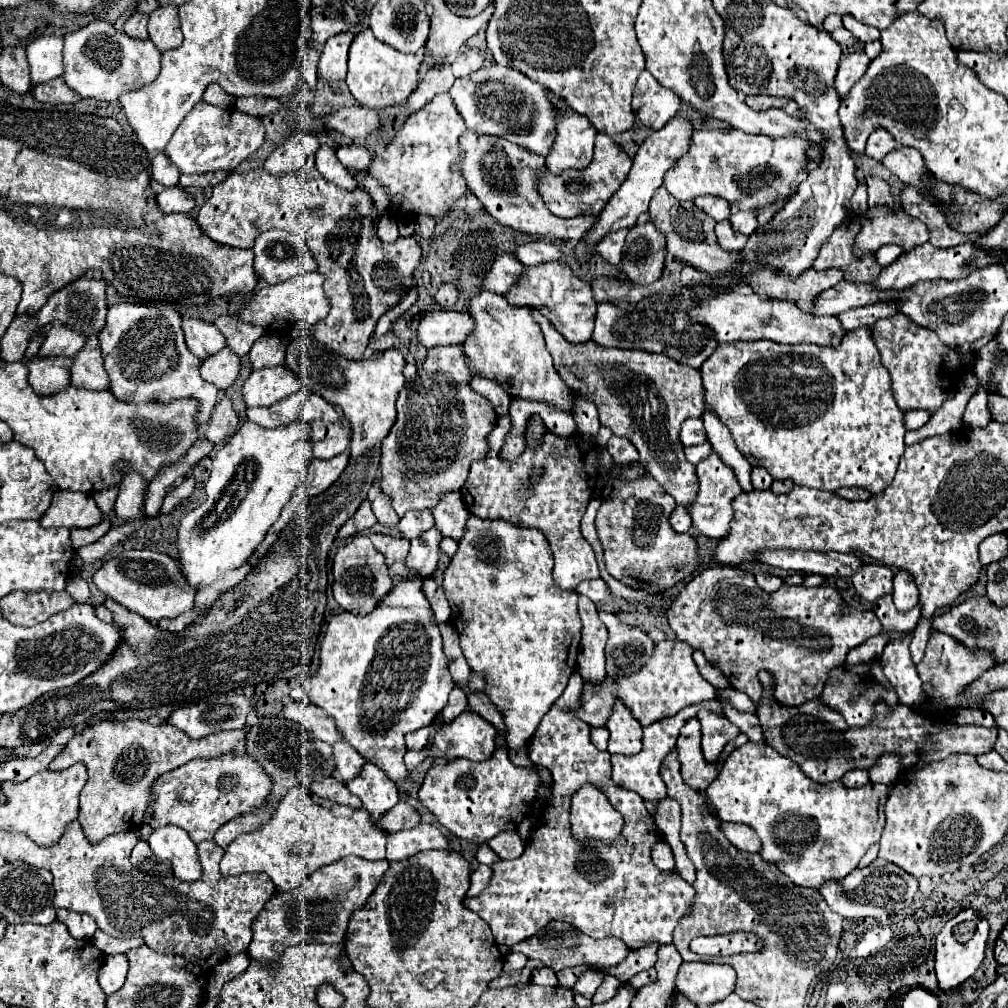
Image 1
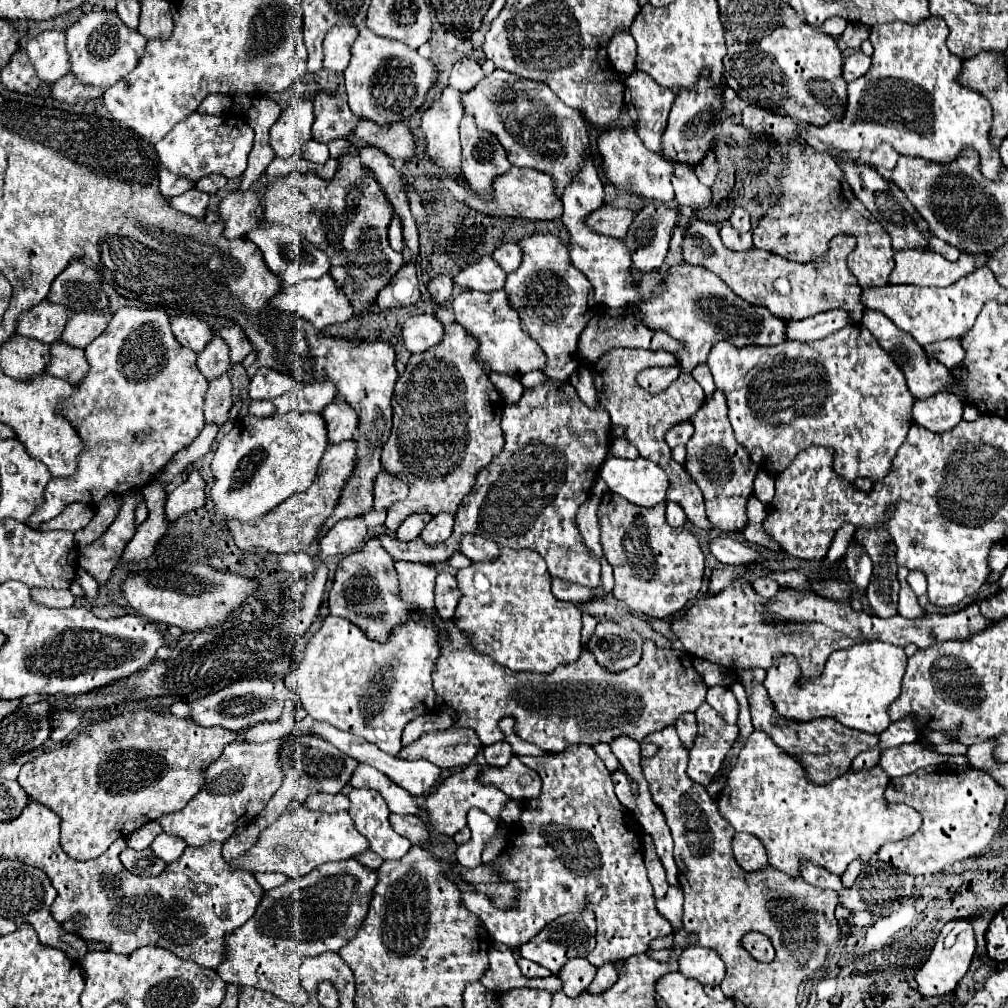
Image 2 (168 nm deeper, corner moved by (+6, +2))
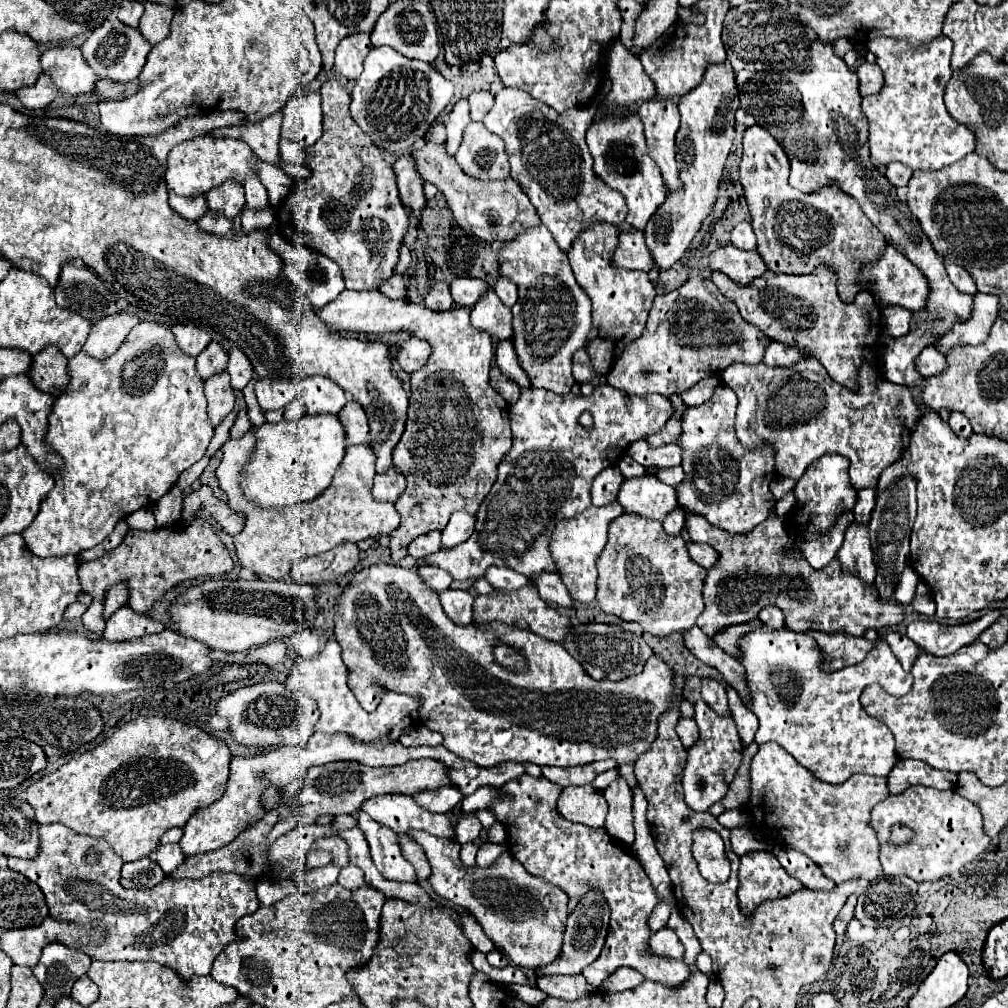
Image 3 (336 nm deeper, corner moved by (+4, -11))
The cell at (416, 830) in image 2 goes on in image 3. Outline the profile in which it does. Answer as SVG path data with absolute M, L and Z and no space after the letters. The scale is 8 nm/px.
M410 831L410 835L424 847L432 865L432 875L428 881L434 893L474 915L494 947L506 951L506 957L516 967L534 971L536 967L548 965L558 957L566 919L570 915L568 895L564 895L560 887L528 875L522 863L512 859L510 851L504 851L494 865L486 869L466 867L460 861L460 843L454 839L432 837L424 831Z

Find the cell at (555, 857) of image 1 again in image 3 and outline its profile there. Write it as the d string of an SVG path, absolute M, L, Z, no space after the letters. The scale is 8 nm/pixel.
M526 773L500 787L500 797L492 801L490 813L496 817L498 823L506 827L506 843L510 845L512 855L520 863L524 863L524 869L528 873L556 883L568 893L570 899L584 897L590 887L596 887L606 897L612 911L610 933L606 937L600 957L590 967L586 967L582 975L592 987L598 989L600 983L608 979L612 971L616 971L616 967L628 965L640 971L646 979L656 981L664 987L684 985L686 979L692 975L692 969L686 967L686 963L666 957L654 957L648 953L648 937L652 931L646 921L652 909L658 905L658 895L648 875L638 865L636 857L628 851L628 847L616 843L616 839L610 839L604 829L592 829L580 823L566 821L556 809L556 799L560 791L562 789L556 783Z

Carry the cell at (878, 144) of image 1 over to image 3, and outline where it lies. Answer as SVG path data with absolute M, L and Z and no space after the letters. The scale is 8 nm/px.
M890 163L886 165L886 177L894 187L904 187L912 177L912 169L904 167L902 163Z

